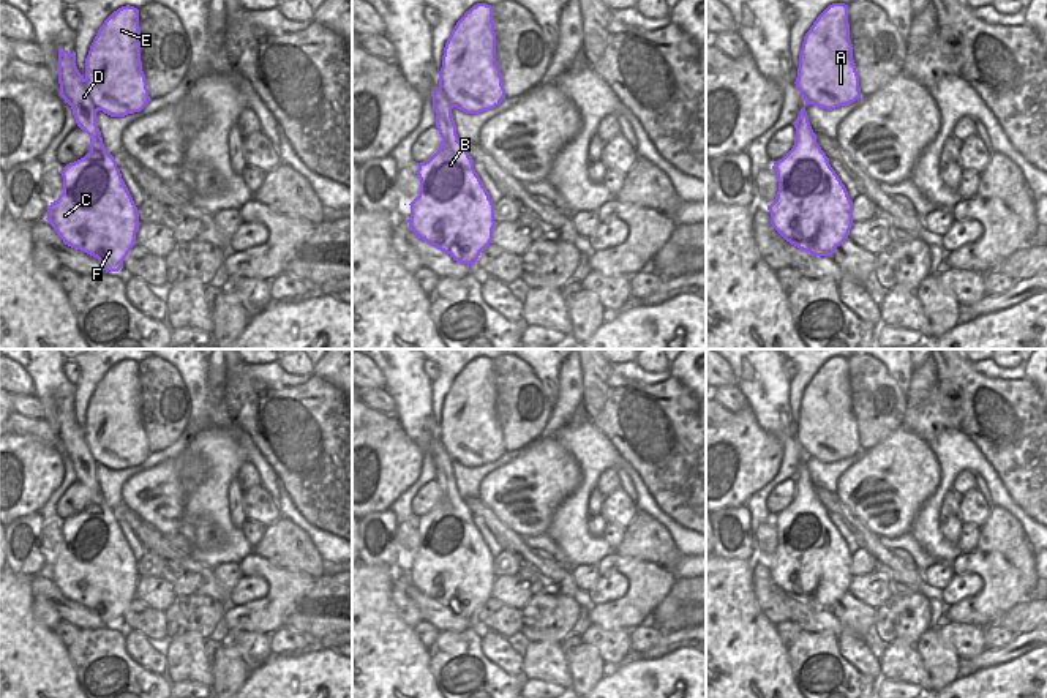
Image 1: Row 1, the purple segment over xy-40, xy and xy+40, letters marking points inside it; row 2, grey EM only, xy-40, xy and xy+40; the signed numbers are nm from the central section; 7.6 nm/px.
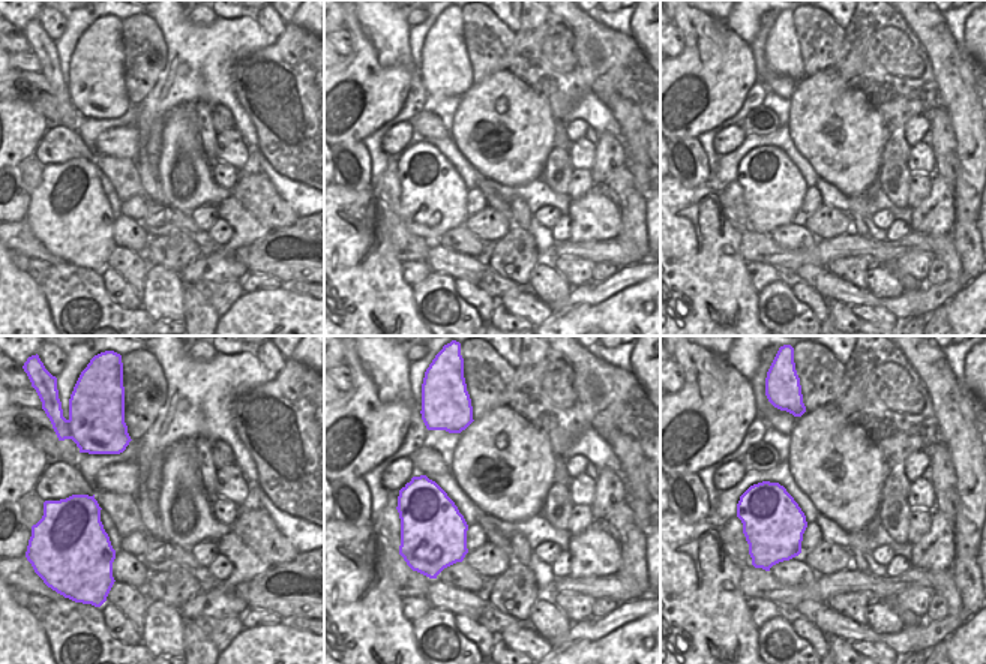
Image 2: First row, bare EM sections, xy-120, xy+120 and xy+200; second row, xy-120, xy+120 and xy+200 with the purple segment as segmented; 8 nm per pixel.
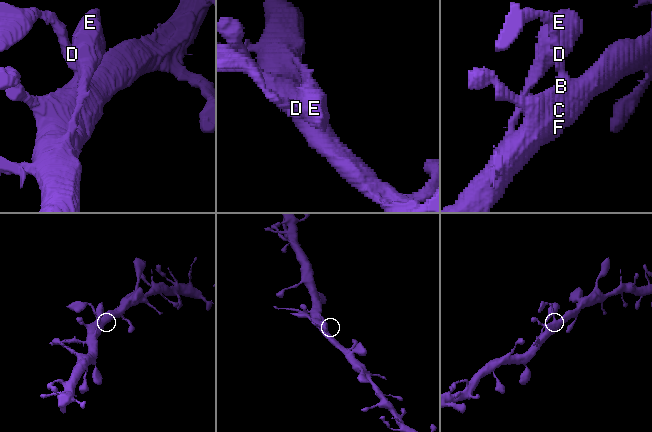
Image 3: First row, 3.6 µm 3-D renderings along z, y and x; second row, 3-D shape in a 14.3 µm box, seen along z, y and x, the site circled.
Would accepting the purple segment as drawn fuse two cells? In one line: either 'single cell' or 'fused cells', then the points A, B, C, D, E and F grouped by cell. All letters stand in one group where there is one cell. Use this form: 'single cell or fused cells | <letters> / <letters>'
single cell | A B C D E F

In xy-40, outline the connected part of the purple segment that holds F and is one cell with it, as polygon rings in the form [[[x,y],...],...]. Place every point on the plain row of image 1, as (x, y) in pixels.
[[[122,360],[99,381],[88,409],[85,428],[76,420],[76,406],[58,401],[60,450],[73,463],[77,480],[90,490],[90,505],[63,521],[63,546],[47,562],[47,575],[65,599],[93,611],[107,625],[118,625],[131,602],[136,599],[139,564],[122,532],[115,512],[106,504],[96,478],[96,466],[125,471],[141,466],[150,455],[141,415],[139,363]]]

